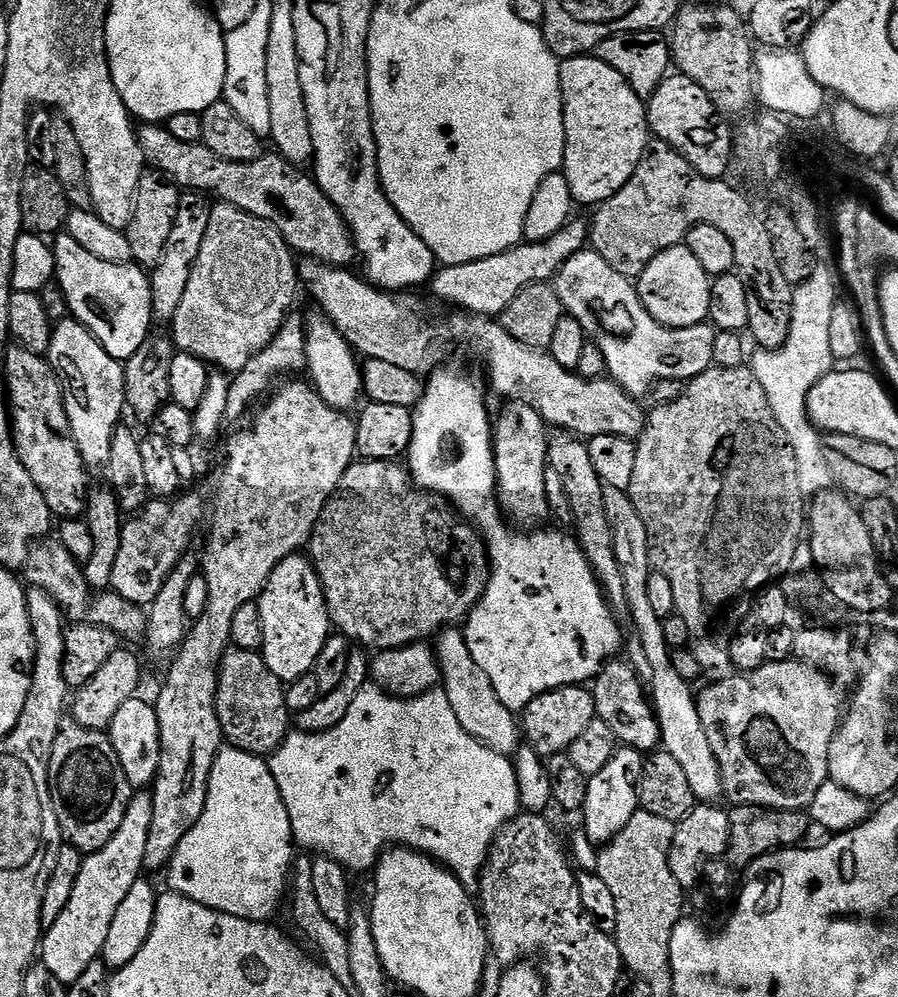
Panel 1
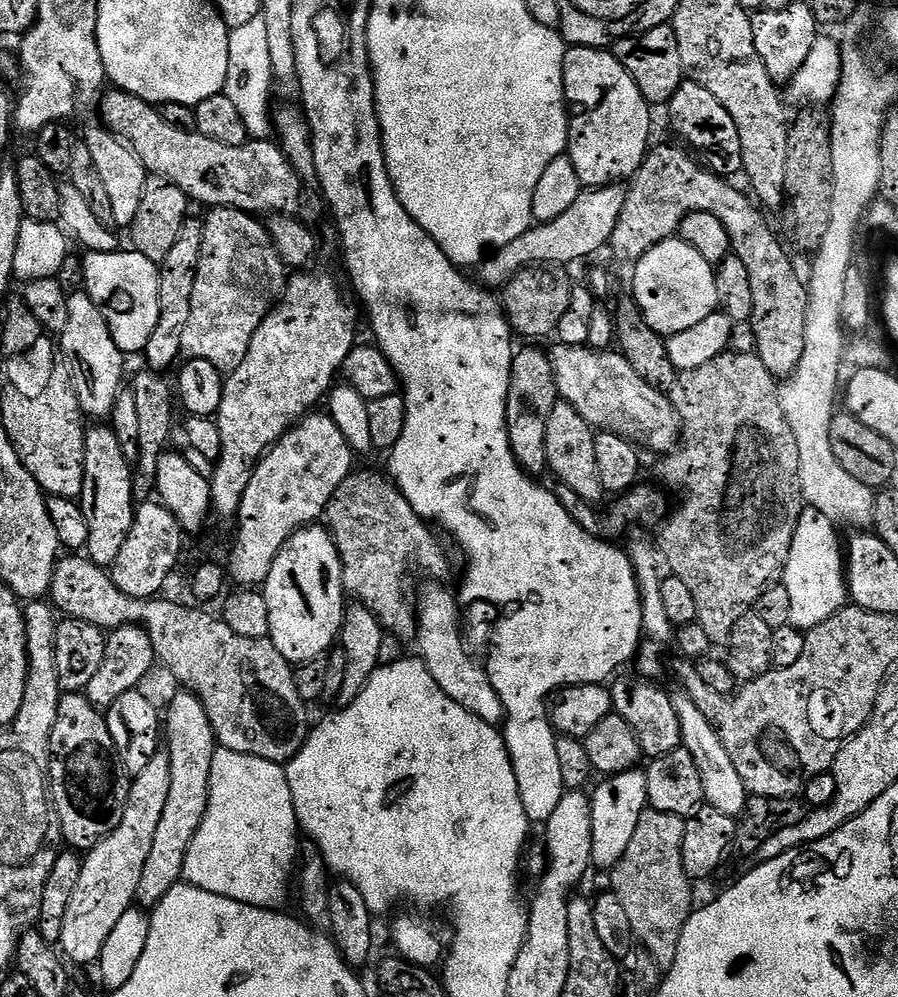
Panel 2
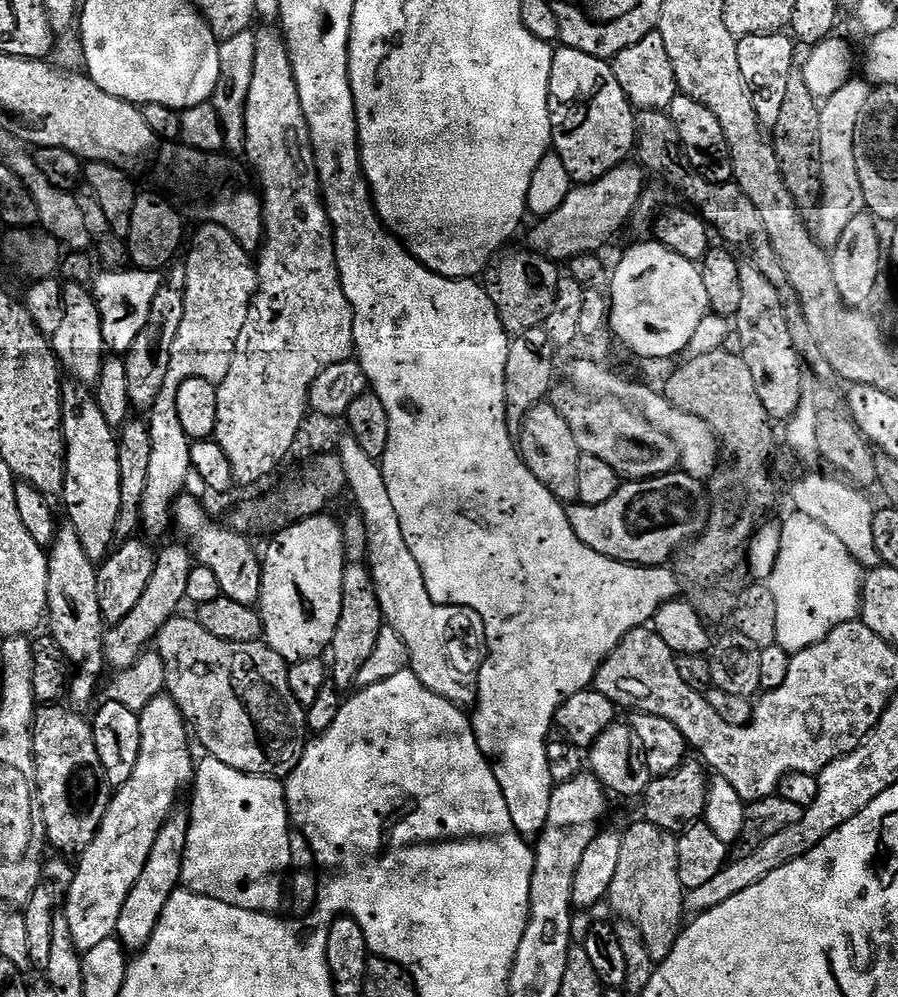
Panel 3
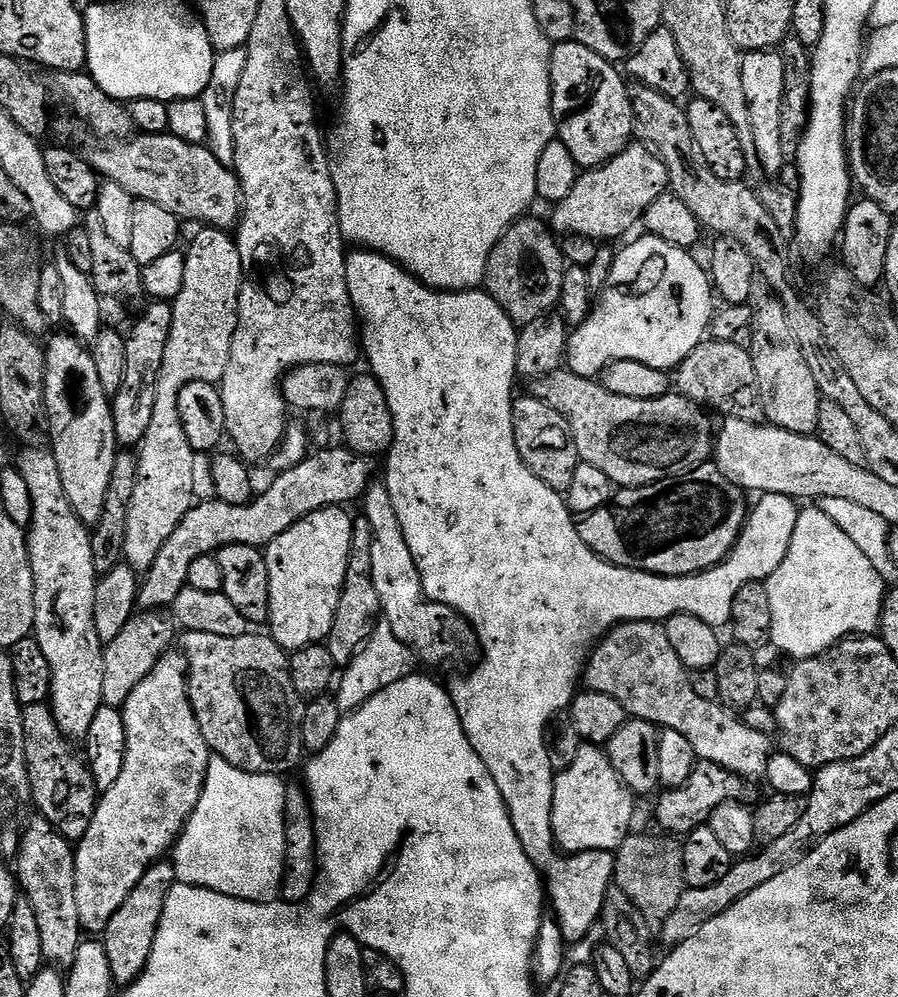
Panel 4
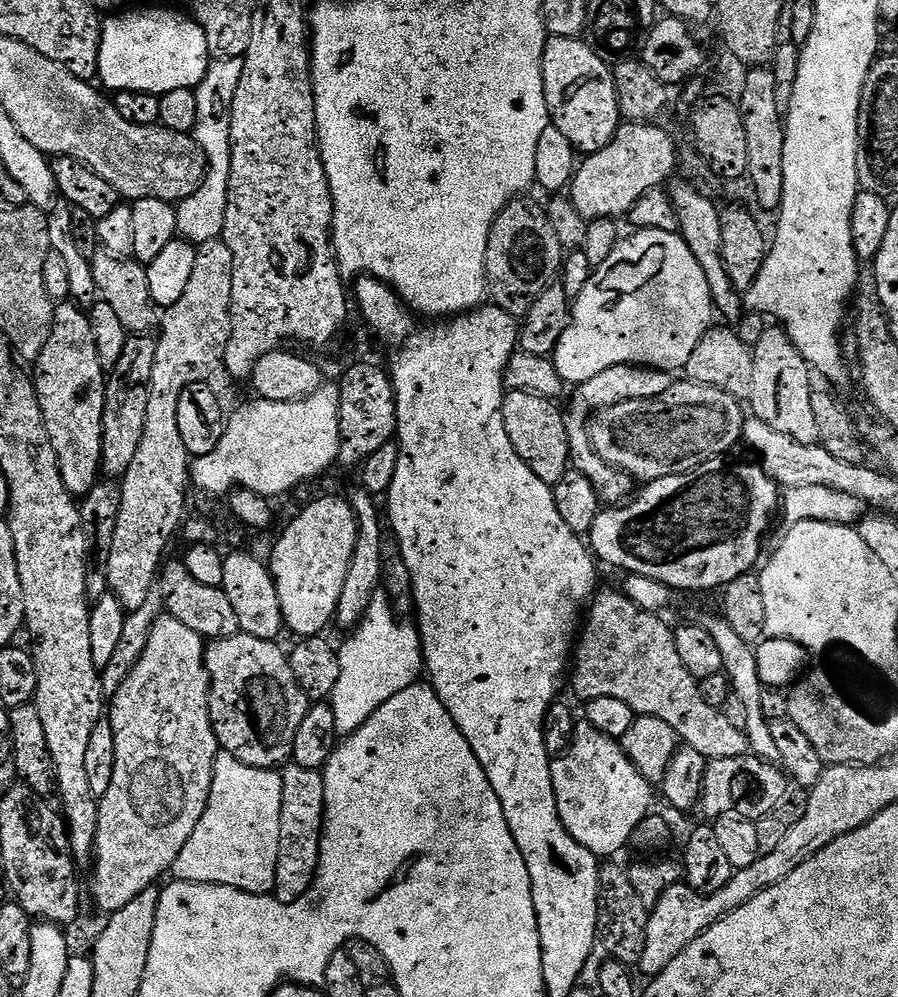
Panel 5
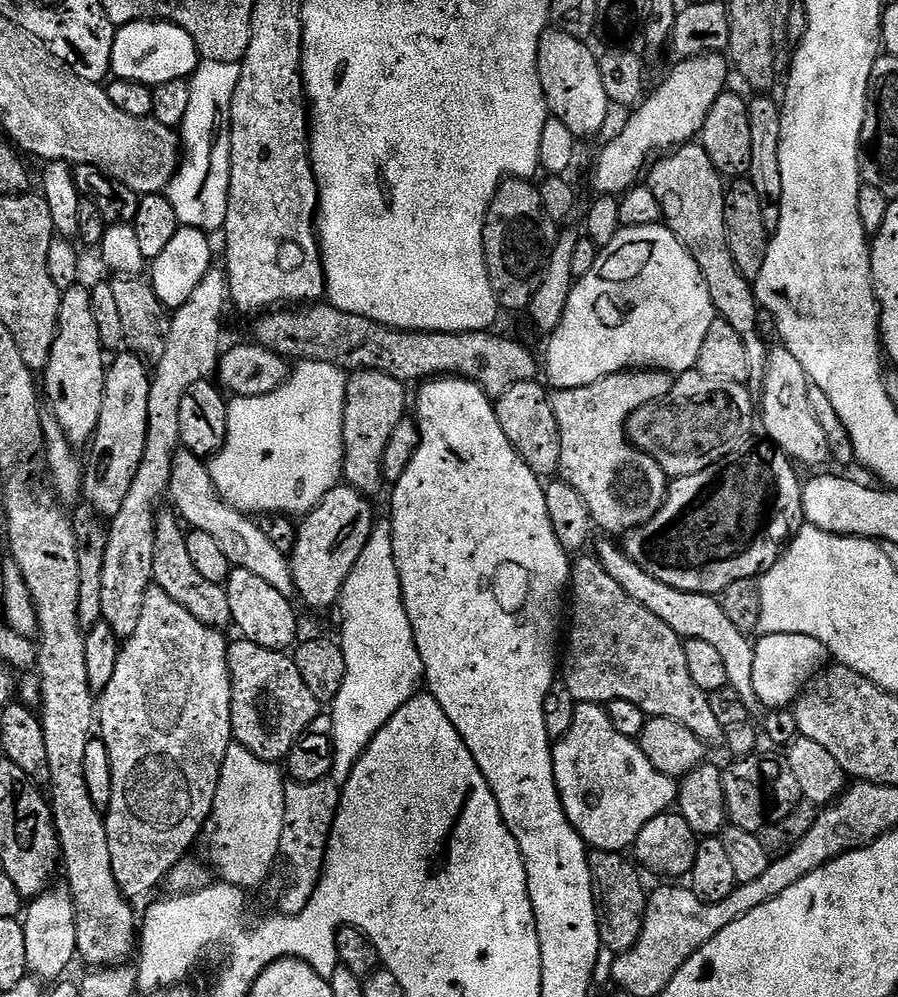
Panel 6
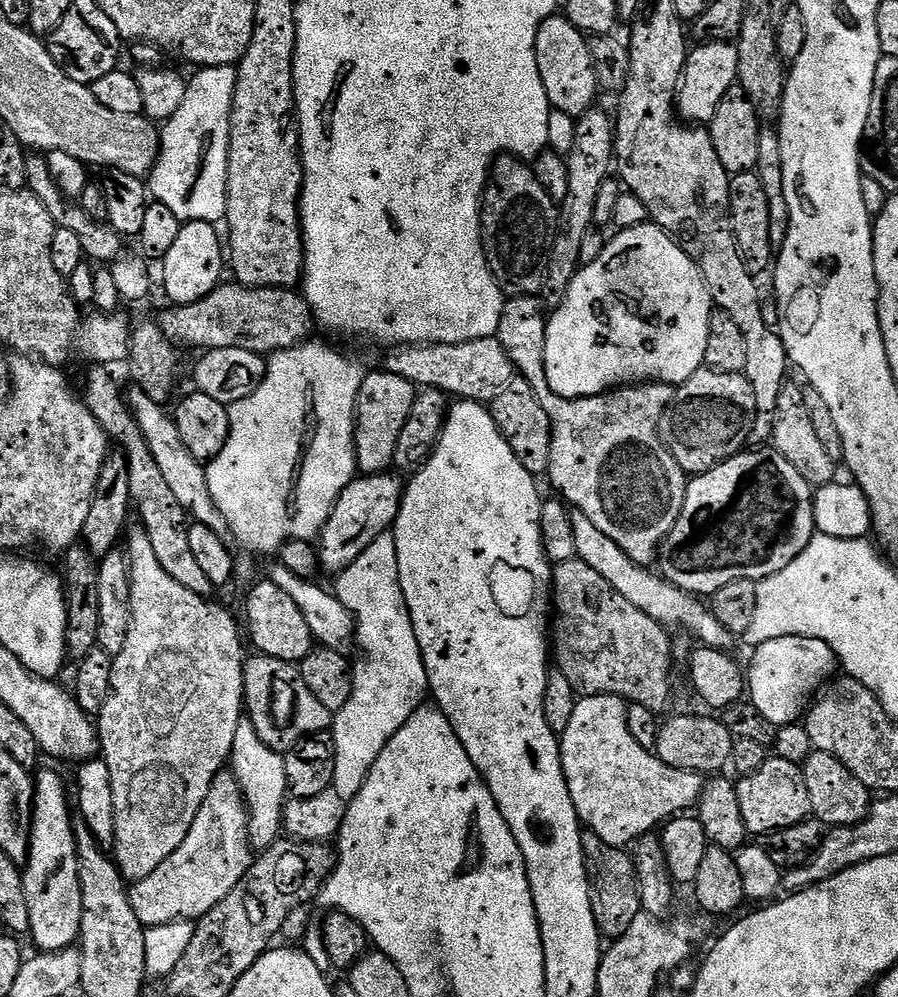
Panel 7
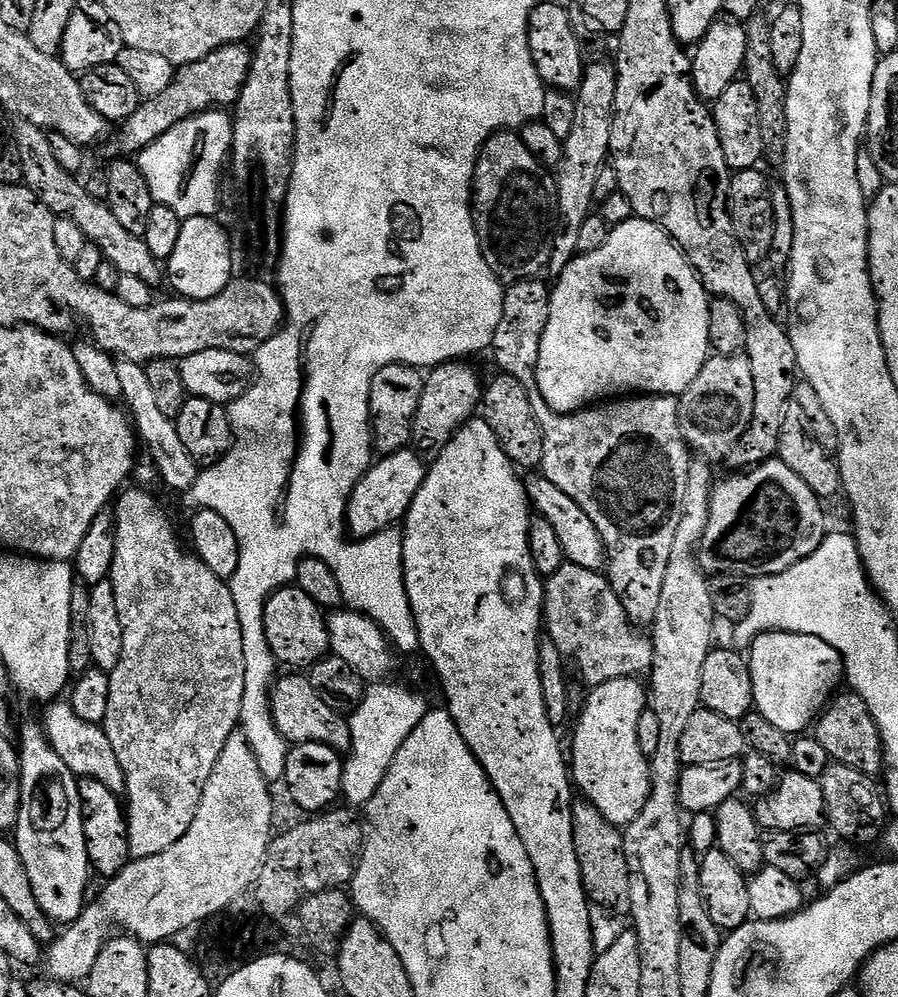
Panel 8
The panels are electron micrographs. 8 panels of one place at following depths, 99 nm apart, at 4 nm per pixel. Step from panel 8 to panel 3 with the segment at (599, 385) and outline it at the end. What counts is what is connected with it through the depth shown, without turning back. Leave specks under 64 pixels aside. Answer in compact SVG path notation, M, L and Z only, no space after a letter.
M664 243L636 244L628 252L628 264L620 268L620 280L610 284L610 331L632 352L648 360L668 360L685 351L694 338L694 330L710 313L706 286L693 261L687 260Z

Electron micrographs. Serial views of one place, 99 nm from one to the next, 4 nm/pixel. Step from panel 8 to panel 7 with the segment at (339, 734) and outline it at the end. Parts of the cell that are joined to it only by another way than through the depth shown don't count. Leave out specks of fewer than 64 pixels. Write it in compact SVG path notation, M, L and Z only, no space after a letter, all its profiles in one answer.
M259 654L249 655L244 662L244 707L247 719L258 730L258 738L281 754L299 740L327 733L334 719L334 713L310 694L310 686L302 682L297 665Z

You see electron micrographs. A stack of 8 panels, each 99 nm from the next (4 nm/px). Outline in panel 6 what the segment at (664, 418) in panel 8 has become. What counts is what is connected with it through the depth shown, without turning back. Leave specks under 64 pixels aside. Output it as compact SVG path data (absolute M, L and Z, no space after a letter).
M629 370L600 381L598 390L556 390L551 393L554 418L558 418L562 442L559 475L570 486L574 486L578 494L582 494L597 529L605 528L608 532L627 534L633 528L649 524L664 505L670 477L652 455L643 452L629 440L626 425L633 414L668 396L673 383L674 376L670 372Z

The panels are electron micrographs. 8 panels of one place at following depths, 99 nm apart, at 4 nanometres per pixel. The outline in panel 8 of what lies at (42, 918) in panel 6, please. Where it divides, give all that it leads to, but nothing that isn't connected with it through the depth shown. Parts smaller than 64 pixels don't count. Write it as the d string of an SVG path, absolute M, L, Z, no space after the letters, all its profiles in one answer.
M39 723L28 724L25 728L23 725L18 736L18 744L22 802L18 822L14 829L14 843L18 854L22 854L22 862L26 866L26 874L30 878L30 886L36 901L42 906L45 914L51 918L53 925L67 926L73 924L82 914L86 897L89 895L87 892L90 865L84 837L80 780L72 773L70 766L66 766L66 762L58 758L54 746L50 746L48 736Z

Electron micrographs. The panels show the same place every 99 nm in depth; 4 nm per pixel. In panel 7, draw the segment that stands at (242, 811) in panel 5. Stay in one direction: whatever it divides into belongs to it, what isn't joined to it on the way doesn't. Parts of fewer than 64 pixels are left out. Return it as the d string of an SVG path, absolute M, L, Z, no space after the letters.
M241 718L238 722L238 731L234 734L230 771L240 783L240 789L244 791L244 803L248 806L248 839L253 849L269 848L282 836L288 787L284 773L284 758L281 753L266 746L262 738L258 738L258 730L247 718Z

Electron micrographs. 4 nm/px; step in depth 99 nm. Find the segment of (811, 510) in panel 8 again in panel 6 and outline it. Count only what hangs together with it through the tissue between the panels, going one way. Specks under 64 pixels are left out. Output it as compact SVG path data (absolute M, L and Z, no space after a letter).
M767 447L741 454L698 474L675 477L656 517L623 537L622 547L628 557L638 562L646 574L658 582L666 582L666 586L674 586L674 590L701 592L707 596L721 594L731 583L759 577L774 567L784 555L784 549L805 527L804 486L802 476L796 473L797 465L787 454Z

